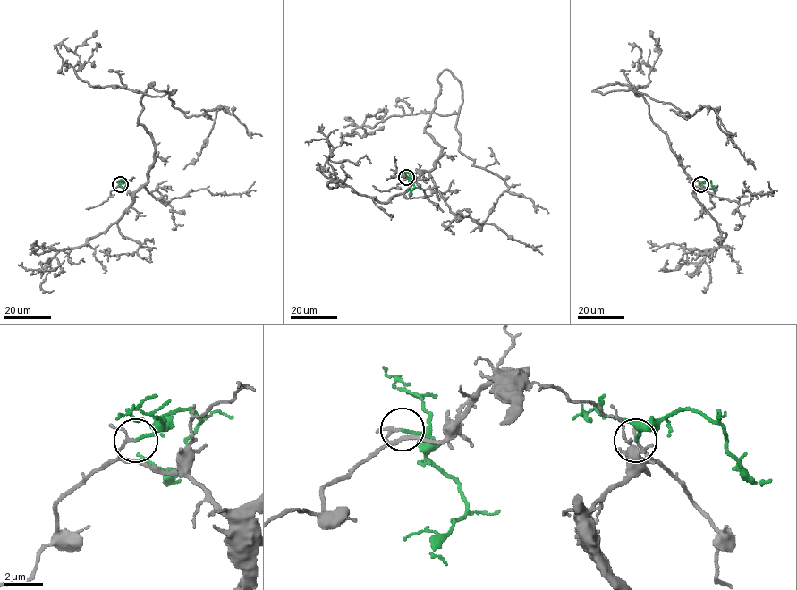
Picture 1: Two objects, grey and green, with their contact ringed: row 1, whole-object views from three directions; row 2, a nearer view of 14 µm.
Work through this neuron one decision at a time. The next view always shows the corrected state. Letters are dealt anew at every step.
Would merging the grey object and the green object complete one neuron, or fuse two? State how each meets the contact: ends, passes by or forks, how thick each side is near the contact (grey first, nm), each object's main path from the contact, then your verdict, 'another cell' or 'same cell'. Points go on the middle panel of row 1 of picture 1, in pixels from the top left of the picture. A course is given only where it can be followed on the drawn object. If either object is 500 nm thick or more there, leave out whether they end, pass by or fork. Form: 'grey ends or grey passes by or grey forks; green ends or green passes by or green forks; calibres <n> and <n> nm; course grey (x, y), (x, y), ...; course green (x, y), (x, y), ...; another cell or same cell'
grey passes by; green ends; calibres 110 and 150 nm; course grey (406, 177), (430, 171), (440, 155), (425, 130), (432, 112), (456, 113), (459, 150), (508, 188), (470, 232); course green (406, 177), (414, 186), (406, 190); same cell

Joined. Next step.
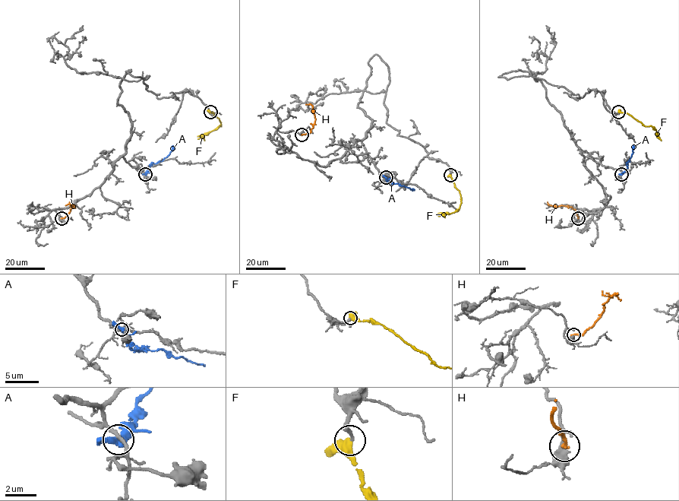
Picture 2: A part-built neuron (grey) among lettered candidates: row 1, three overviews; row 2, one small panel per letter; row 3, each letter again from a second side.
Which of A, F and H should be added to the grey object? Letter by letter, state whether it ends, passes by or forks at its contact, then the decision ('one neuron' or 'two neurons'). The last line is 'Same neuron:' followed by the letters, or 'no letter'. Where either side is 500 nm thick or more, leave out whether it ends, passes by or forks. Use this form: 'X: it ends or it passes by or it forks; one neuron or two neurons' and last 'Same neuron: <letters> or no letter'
A: it passes by; two neurons
F: it passes by; one neuron
H: two neurons
Same neuron: F

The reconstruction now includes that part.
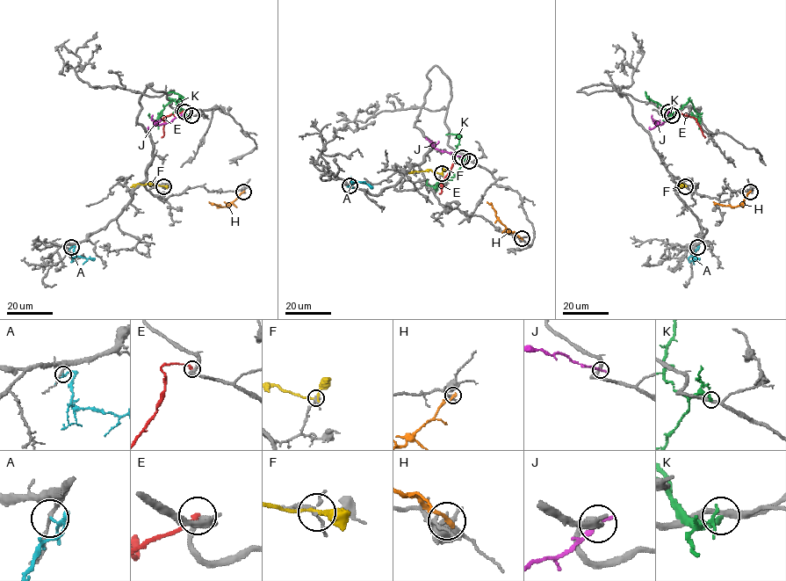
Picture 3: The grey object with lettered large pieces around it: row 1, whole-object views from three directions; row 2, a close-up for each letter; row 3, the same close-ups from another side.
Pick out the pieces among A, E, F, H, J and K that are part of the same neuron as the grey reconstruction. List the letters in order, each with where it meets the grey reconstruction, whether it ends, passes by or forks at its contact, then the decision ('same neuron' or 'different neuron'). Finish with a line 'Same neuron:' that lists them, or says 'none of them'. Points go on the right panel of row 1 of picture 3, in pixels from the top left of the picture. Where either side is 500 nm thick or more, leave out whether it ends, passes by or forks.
A: meets grey at (697, 247); it passes by; same neuron
E: meets grey at (669, 111); it ends there; different neuron
F: meets grey at (685, 186); it passes by; different neuron
H: meets grey at (750, 192); it ends there; different neuron
J: meets grey at (668, 112); it ends there; different neuron
K: meets grey at (672, 115); it ends there; different neuron
Same neuron: A

